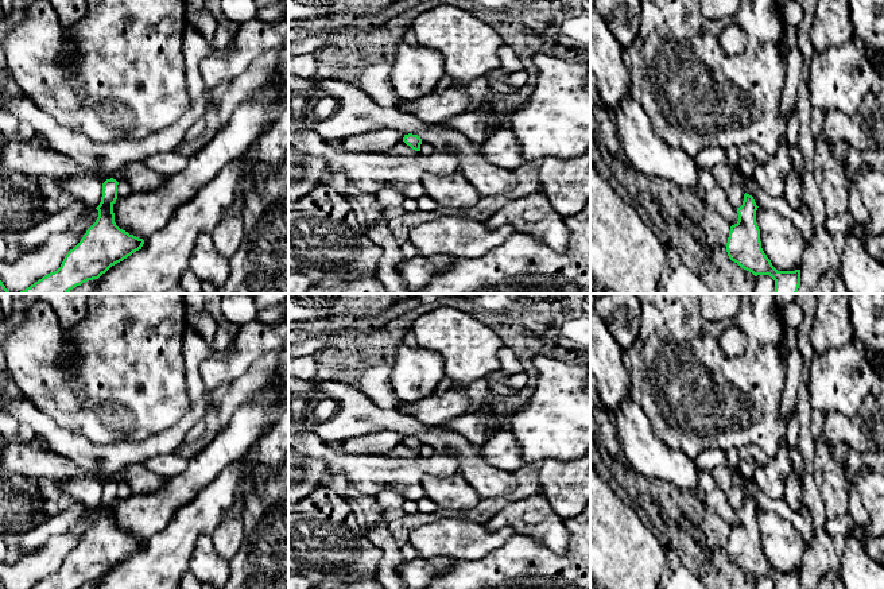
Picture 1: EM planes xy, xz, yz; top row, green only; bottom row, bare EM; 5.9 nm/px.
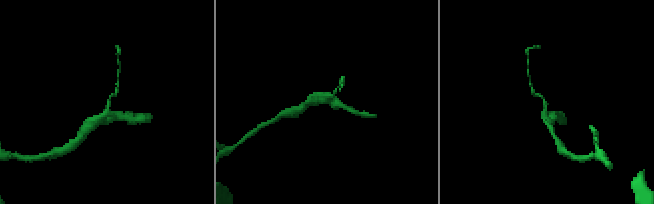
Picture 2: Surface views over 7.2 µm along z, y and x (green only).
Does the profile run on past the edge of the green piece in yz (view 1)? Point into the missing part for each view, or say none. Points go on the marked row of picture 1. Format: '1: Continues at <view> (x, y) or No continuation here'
1: No continuation here

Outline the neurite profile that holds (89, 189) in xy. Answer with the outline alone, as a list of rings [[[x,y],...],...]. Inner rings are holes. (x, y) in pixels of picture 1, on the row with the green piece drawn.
[[[86,175],[70,179],[54,179],[74,199],[82,199],[92,208],[97,208],[102,197],[102,182],[94,177]]]

